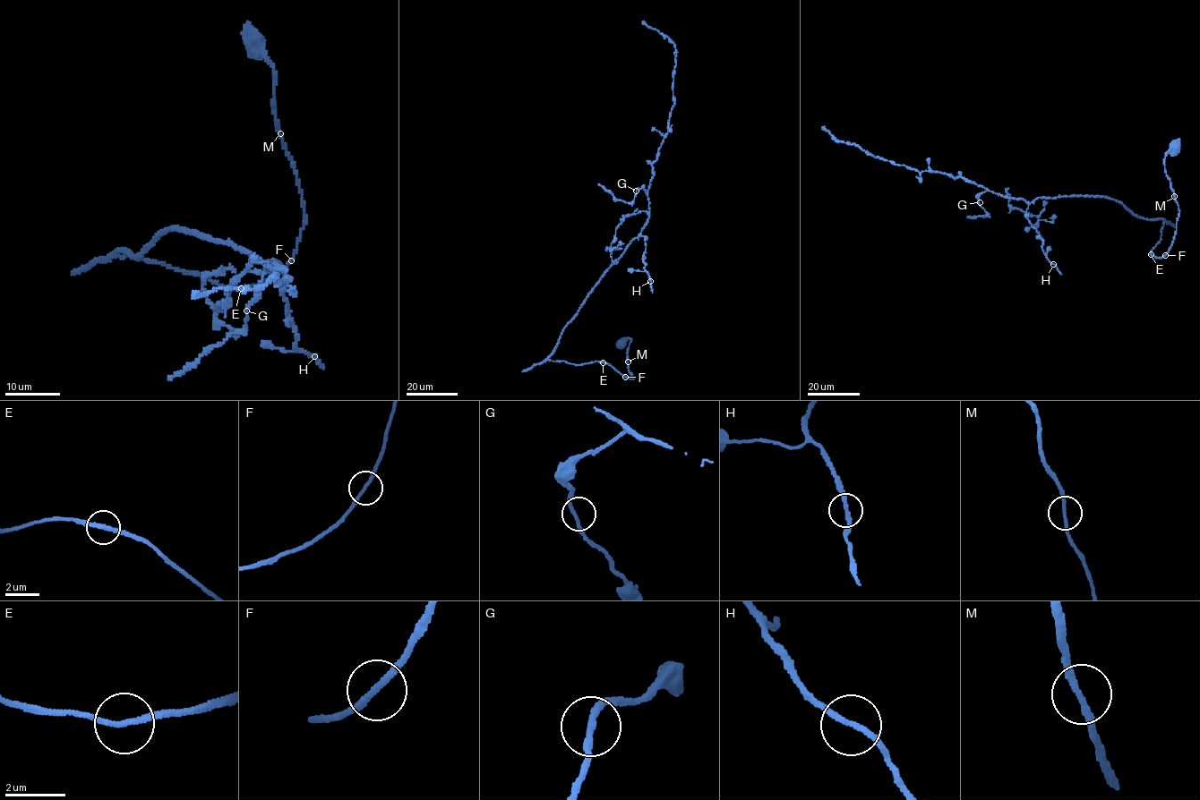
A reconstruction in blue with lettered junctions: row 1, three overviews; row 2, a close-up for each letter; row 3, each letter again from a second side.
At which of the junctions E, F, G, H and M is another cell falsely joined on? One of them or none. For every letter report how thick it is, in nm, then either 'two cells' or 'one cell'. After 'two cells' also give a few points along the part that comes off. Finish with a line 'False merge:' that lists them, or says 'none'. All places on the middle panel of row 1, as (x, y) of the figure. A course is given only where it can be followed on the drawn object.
E: calibre 200 nm; one cell
F: calibre 200 nm; one cell
G: calibre 200 nm; one cell
H: calibre 190 nm; one cell
M: calibre 200 nm; one cell
False merge: none

